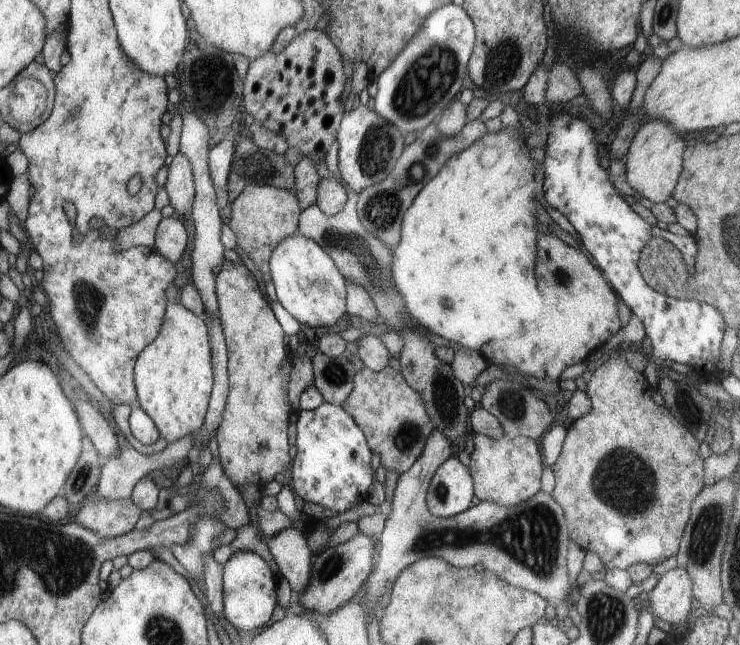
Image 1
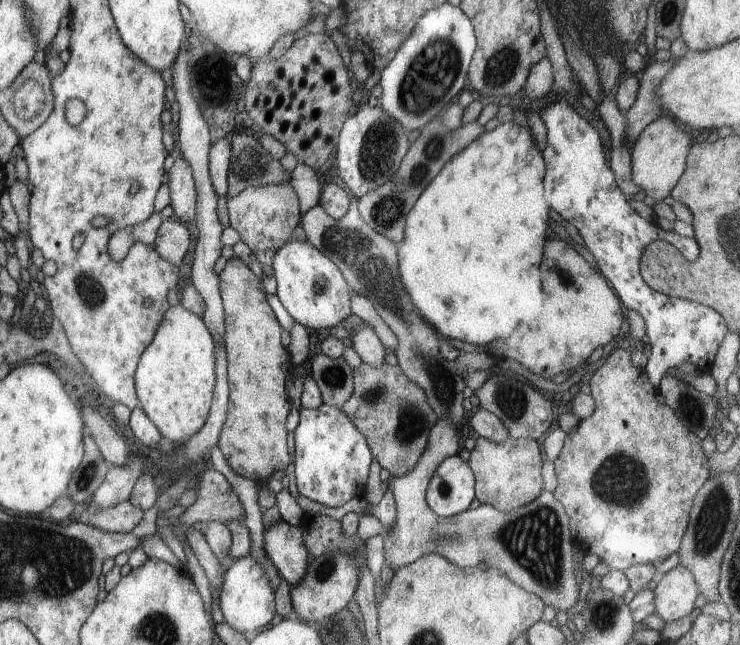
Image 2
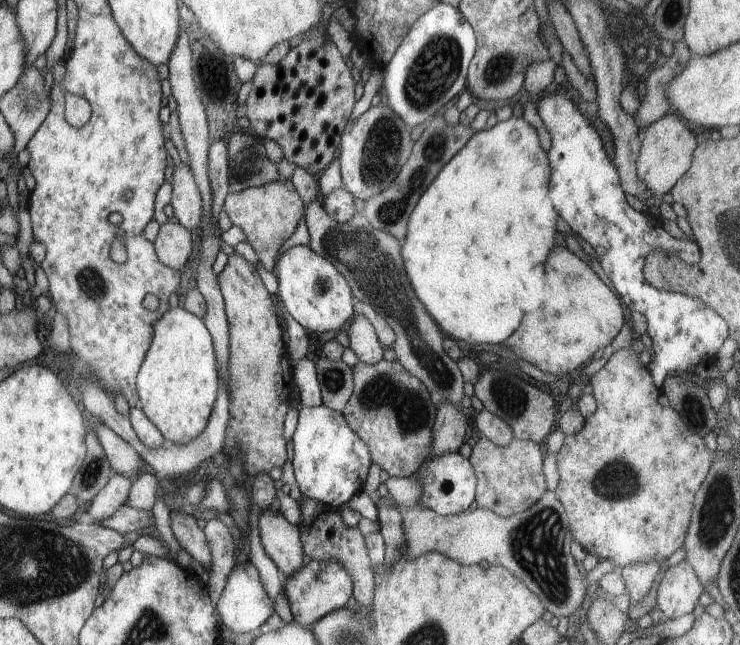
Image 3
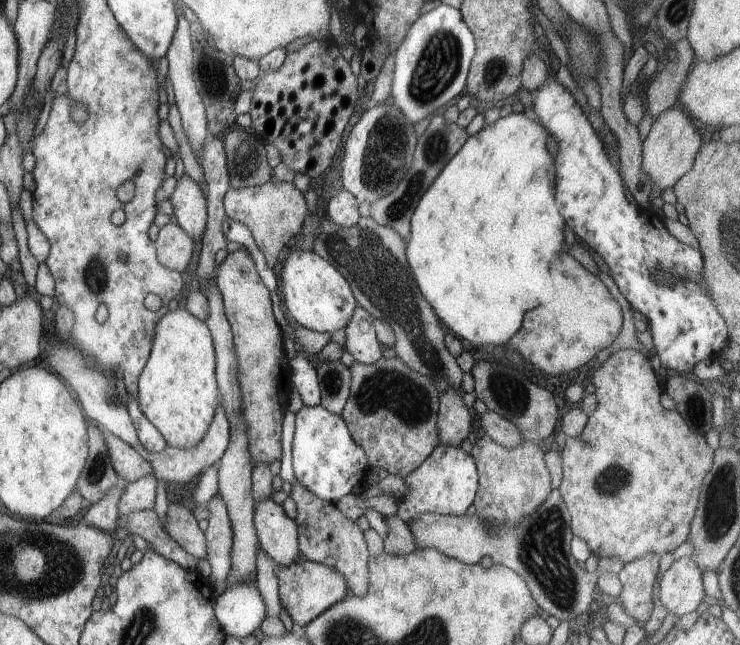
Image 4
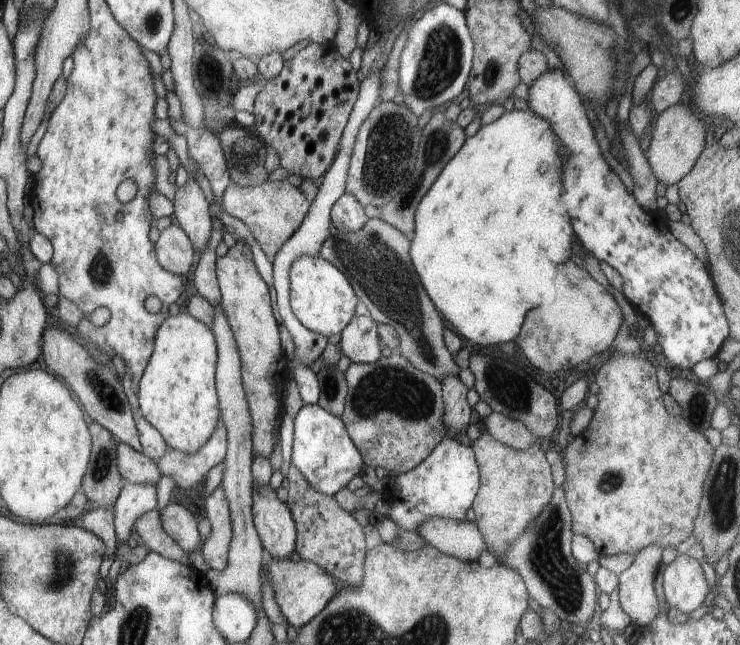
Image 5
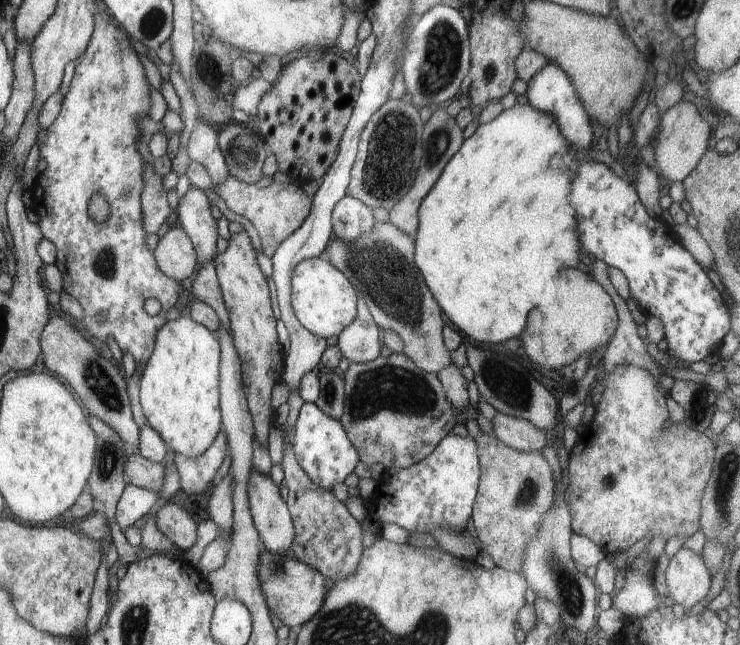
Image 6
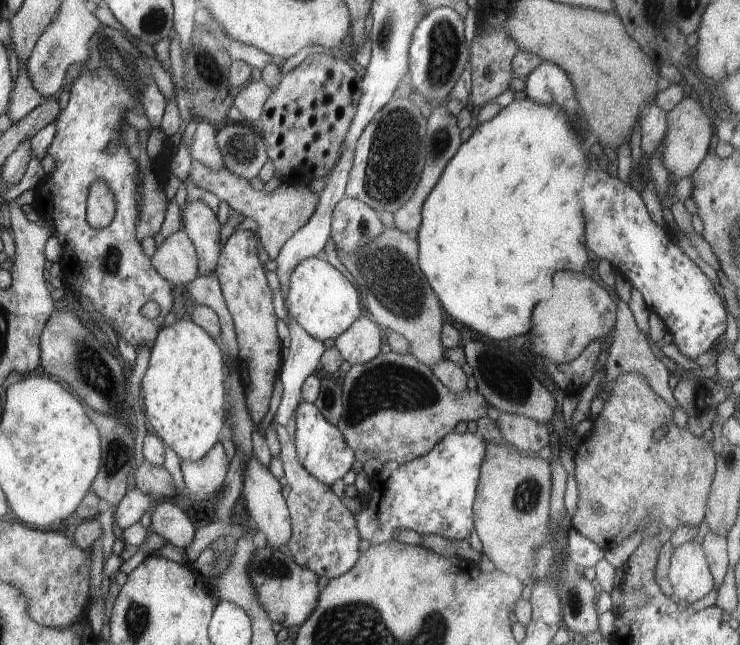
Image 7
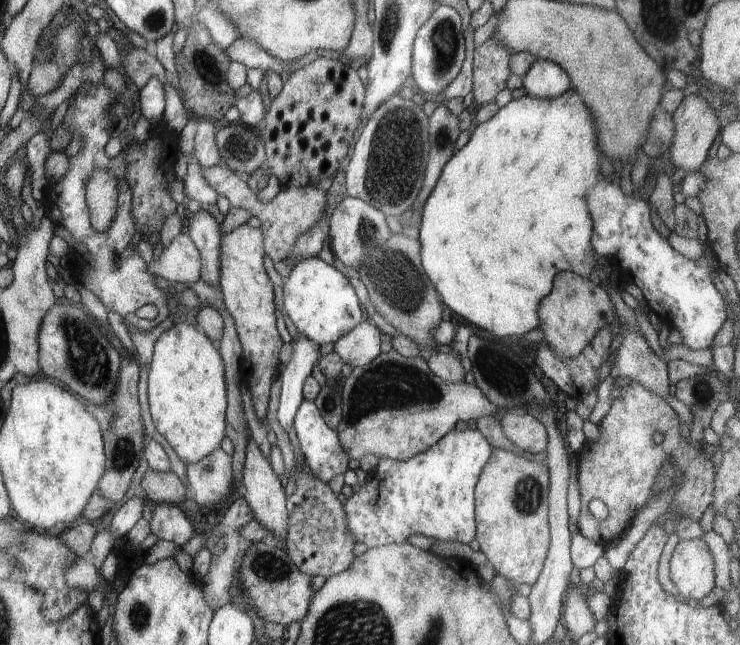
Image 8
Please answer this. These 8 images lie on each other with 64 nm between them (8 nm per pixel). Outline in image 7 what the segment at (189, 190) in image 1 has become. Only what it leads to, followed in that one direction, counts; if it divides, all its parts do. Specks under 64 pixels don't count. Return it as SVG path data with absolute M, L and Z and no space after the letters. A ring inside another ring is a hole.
M193 200L181 208L180 217L183 230L195 248L198 275L214 272L221 246L216 214L201 200Z

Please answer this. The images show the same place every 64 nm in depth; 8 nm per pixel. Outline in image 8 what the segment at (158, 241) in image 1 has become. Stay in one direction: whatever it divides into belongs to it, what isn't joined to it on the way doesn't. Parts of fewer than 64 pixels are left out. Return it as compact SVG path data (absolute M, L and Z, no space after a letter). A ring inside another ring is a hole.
M180 232L149 262L149 274L166 282L189 284L200 279L201 260L195 244L187 233Z

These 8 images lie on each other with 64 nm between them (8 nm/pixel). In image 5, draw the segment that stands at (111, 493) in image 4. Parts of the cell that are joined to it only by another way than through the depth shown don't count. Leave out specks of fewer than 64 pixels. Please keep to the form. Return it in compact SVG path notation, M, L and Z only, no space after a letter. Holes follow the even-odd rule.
M93 508L89 512L84 512L75 520L75 525L83 530L93 532L105 545L106 557L108 560L113 558L114 552L117 552L116 541L113 532L113 508Z

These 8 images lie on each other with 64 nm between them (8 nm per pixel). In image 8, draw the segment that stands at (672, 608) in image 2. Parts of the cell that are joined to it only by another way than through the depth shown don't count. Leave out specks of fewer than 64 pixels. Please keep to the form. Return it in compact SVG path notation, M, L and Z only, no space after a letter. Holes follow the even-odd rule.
M703 538L679 540L668 564L669 578L681 600L694 603L714 587L713 560Z

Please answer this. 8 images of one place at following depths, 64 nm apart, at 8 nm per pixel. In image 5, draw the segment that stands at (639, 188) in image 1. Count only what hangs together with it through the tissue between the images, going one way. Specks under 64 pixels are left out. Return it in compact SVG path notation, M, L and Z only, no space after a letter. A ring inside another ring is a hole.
M683 100L668 106L665 110L655 115L651 124L651 138L647 144L644 156L653 172L657 182L665 186L679 182L691 168L705 144L705 126L701 120L693 115L687 101Z

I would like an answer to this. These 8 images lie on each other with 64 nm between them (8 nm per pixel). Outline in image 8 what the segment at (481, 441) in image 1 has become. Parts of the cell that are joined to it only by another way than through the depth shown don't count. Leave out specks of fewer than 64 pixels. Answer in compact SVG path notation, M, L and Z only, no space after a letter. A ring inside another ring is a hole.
M492 448L474 486L474 539L494 572L517 586L537 580L548 551L548 480L544 462Z

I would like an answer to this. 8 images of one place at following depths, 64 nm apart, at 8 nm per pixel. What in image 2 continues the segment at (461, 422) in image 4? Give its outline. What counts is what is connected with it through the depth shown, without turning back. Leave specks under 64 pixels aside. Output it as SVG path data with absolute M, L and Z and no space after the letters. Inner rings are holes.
M436 418L417 464L407 474L389 477L386 481L396 509L393 524L382 536L385 564L395 571L425 554L437 554L458 567L471 568L479 561L485 562L488 567L503 572L511 584L538 596L544 606L551 606L555 612L567 612L581 599L586 579L598 581L610 568L600 560L596 572L586 578L572 568L573 542L567 514L552 493L543 490L537 498L511 512L499 512L480 504L447 518L437 516L425 504L424 490L433 470L441 460L459 452L458 439L459 428L455 428L449 418Z

